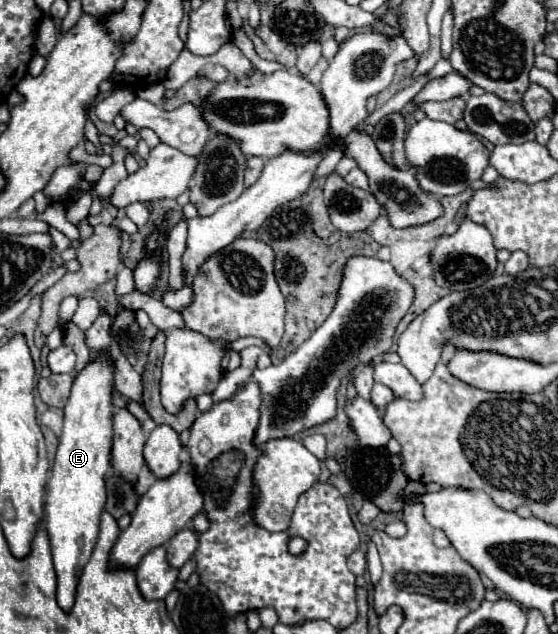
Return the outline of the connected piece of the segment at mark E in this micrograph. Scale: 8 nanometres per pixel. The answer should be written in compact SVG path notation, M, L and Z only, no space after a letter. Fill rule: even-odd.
M106 350L94 352L92 360L78 372L72 394L64 406L64 430L60 436L52 480L46 488L46 532L50 536L54 568L58 574L58 604L70 612L78 576L90 560L98 538L100 514L106 502L104 476L112 456L112 394L114 394L114 360Z

